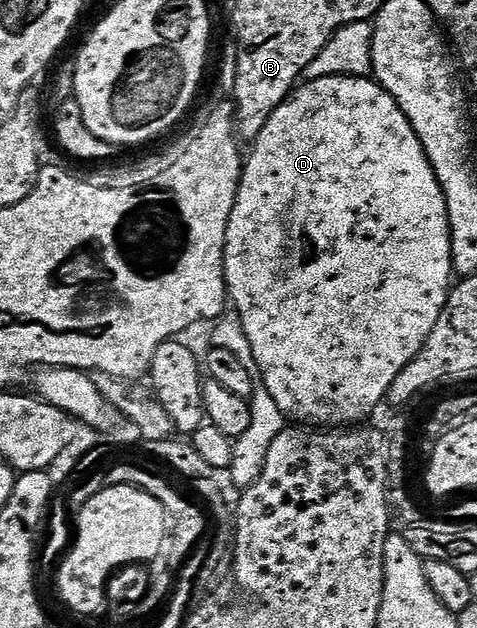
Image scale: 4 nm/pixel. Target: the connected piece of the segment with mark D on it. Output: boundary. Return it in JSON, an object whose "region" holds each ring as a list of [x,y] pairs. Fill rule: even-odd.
{"region":[[[371,76],[367,77],[323,77],[313,81],[304,81],[283,101],[279,107],[270,115],[266,127],[257,135],[254,144],[251,146],[252,154],[247,154],[244,162],[244,173],[240,176],[238,195],[234,203],[234,211],[230,211],[230,223],[226,227],[226,247],[224,248],[224,278],[228,284],[228,295],[234,312],[240,317],[240,328],[242,336],[248,342],[248,353],[254,362],[255,372],[262,382],[262,388],[278,403],[285,418],[294,420],[304,427],[319,427],[324,431],[336,431],[341,427],[356,427],[364,421],[380,404],[385,404],[390,387],[394,379],[409,365],[418,355],[418,351],[424,348],[430,331],[434,331],[434,323],[438,323],[438,315],[442,315],[444,304],[448,301],[449,292],[454,284],[454,270],[452,268],[452,232],[450,231],[450,219],[446,211],[446,199],[442,195],[442,187],[432,170],[432,162],[426,159],[426,151],[414,131],[414,127],[406,119],[406,115],[398,107],[398,103],[387,91],[382,88],[379,81]]]}

